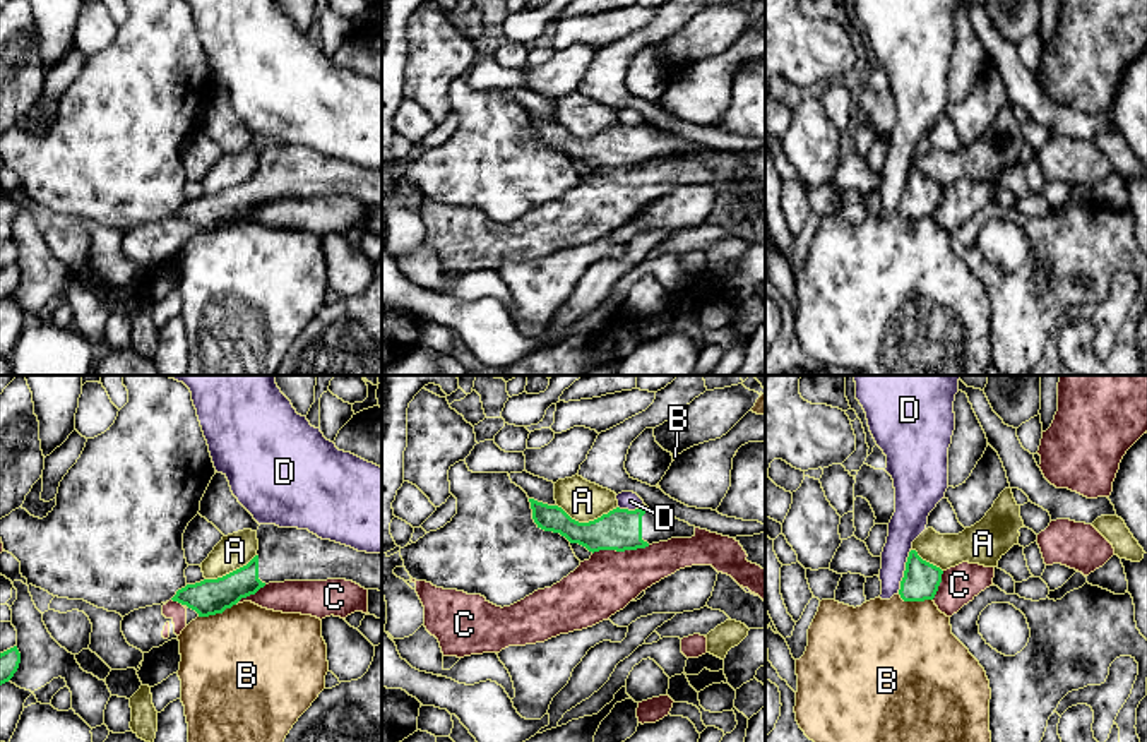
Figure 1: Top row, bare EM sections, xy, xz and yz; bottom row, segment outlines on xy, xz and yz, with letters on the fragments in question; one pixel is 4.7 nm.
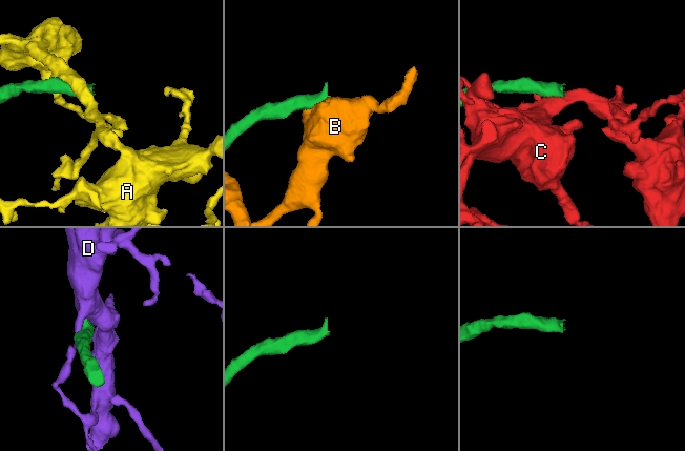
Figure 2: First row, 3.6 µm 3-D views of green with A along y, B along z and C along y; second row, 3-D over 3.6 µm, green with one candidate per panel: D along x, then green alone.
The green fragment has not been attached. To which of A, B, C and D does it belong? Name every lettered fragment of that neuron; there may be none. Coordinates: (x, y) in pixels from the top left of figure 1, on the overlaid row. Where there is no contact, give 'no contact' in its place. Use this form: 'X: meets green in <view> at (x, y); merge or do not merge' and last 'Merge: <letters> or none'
A: meets green in xz at (589, 521); do not merge
B: meets green in xy at (216, 612); do not merge
C: meets green in xz at (620, 550); do not merge
D: meets green in yz at (904, 571); do not merge
Merge: none

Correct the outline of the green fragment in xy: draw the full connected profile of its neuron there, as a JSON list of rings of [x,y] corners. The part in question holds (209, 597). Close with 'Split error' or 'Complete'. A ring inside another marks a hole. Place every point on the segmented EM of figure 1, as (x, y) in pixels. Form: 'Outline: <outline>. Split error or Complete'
Outline: [[[123,375],[128,403],[115,423],[101,435],[87,439],[77,463],[58,487],[56,506],[46,518],[31,516],[19,507],[0,519],[3,550],[21,562],[21,574],[33,584],[58,598],[84,600],[122,617],[134,610],[169,600],[187,605],[199,617],[223,613],[241,598],[255,595],[269,583],[346,579],[365,589],[382,591],[382,554],[358,552],[351,547],[322,540],[308,530],[260,524],[257,555],[243,567],[217,577],[188,584],[183,533],[199,514],[200,500],[216,475],[190,389],[168,375]]]. Split error

